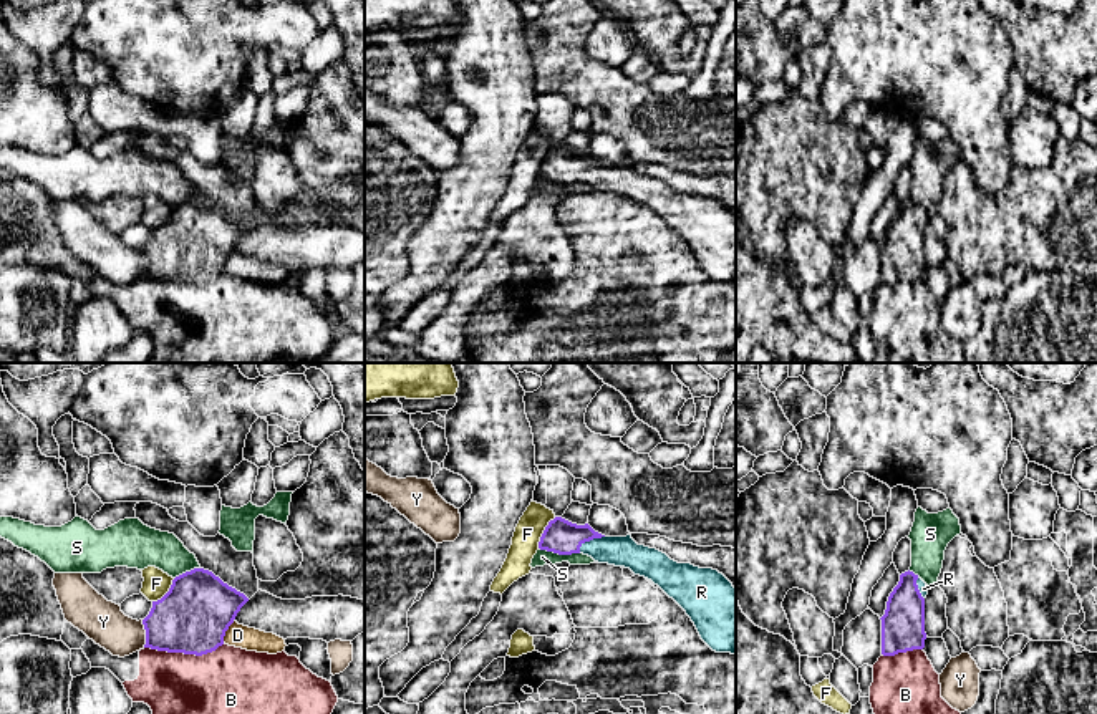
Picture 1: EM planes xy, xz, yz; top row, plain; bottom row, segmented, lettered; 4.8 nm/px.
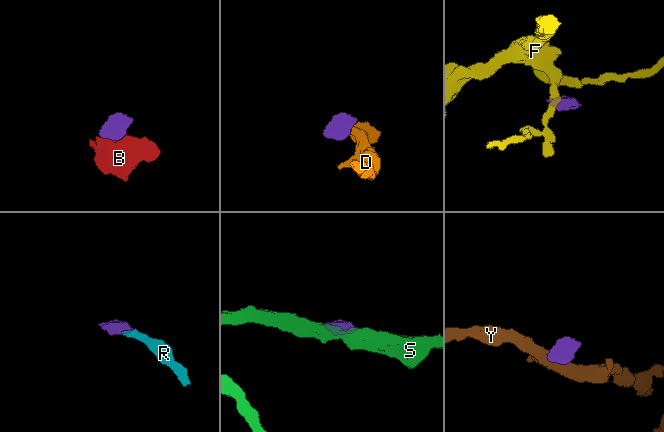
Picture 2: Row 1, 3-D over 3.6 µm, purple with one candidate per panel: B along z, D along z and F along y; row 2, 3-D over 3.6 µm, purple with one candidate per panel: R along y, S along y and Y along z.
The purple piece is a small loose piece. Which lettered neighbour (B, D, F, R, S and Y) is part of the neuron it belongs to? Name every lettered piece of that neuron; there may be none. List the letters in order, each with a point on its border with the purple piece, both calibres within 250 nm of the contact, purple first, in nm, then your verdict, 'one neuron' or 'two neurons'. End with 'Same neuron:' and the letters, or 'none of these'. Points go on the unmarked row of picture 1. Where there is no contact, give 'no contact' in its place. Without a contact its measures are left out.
B: contact xy (184, 282); calibres 360 and 460 nm; two neurons
D: contact xy (226, 259); calibres 360 and 110 nm; two neurons
F: contact xz (544, 161); calibres 170 and 130 nm; two neurons
R: contact xz (589, 169); calibres 170 and 140 nm; one neuron
S: contact xz (559, 183); calibres 170 and 80 nm; two neurons
Y: contact xy (146, 262); calibres 360 and 200 nm; two neurons
Same neuron: R

